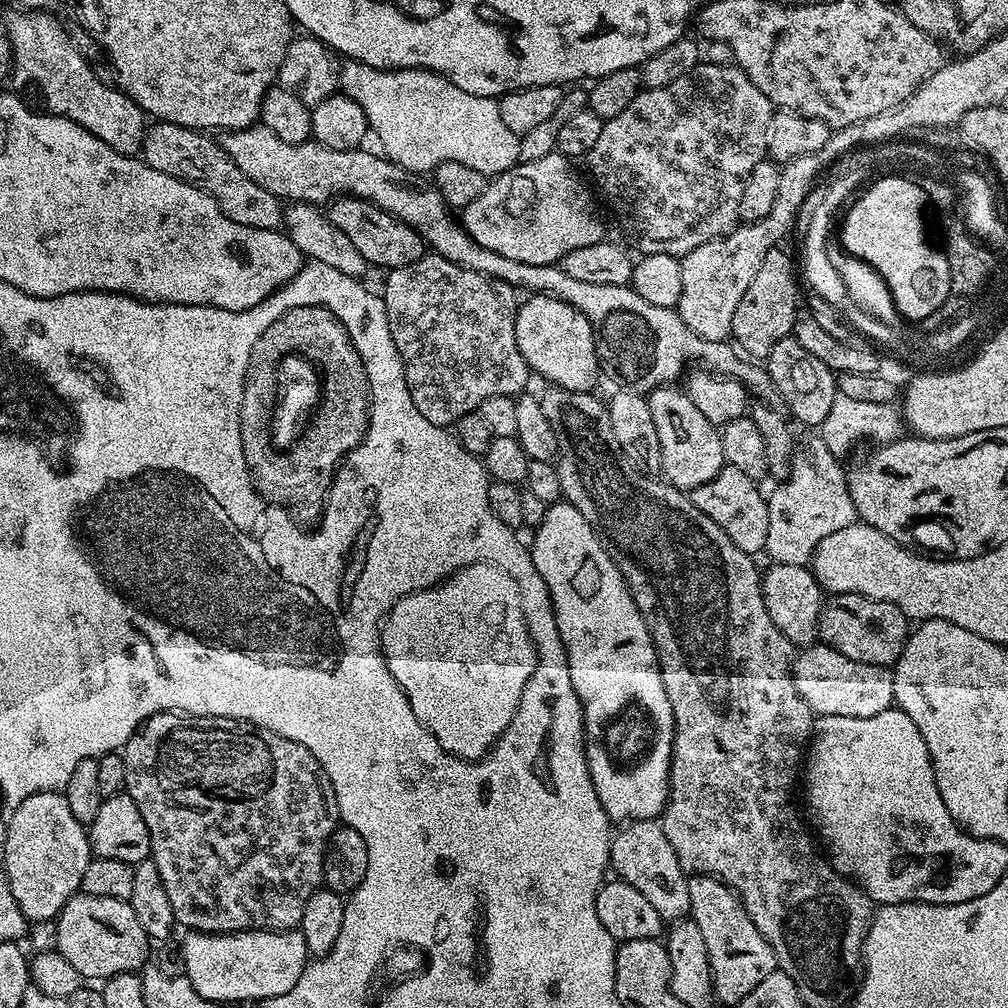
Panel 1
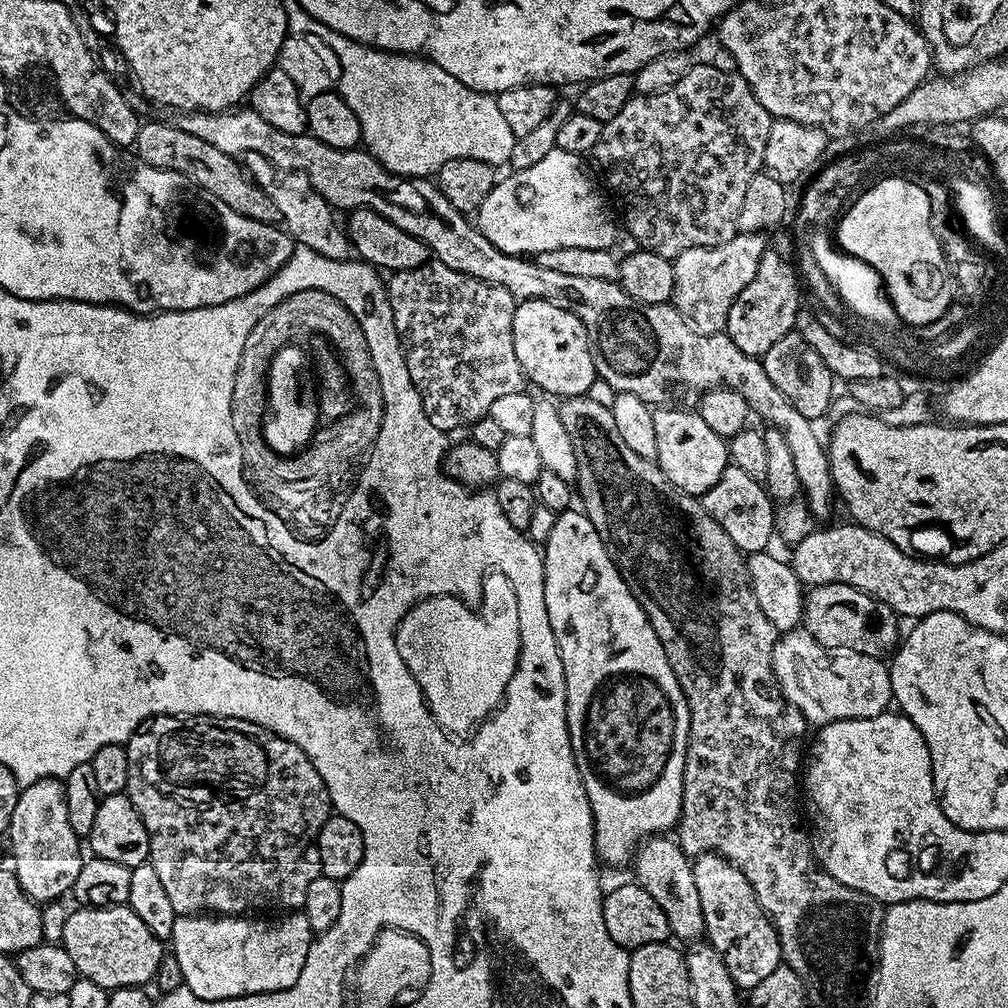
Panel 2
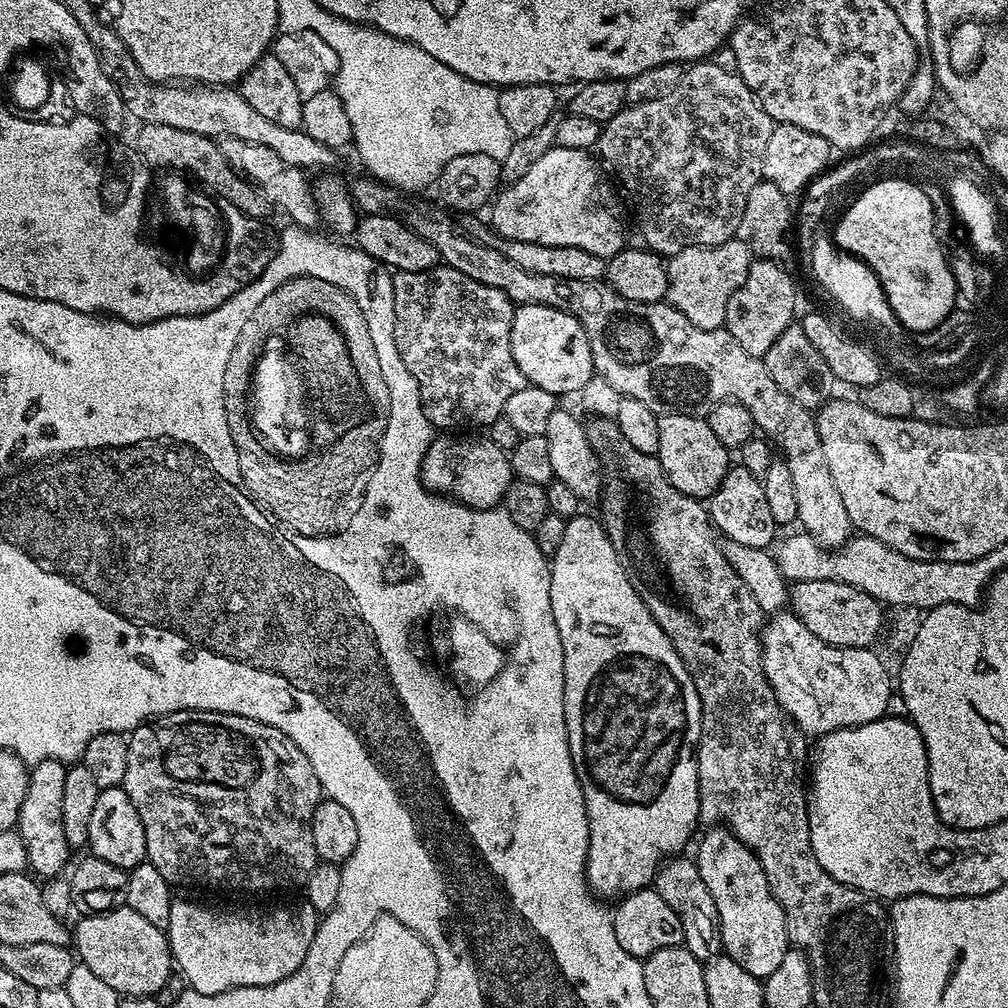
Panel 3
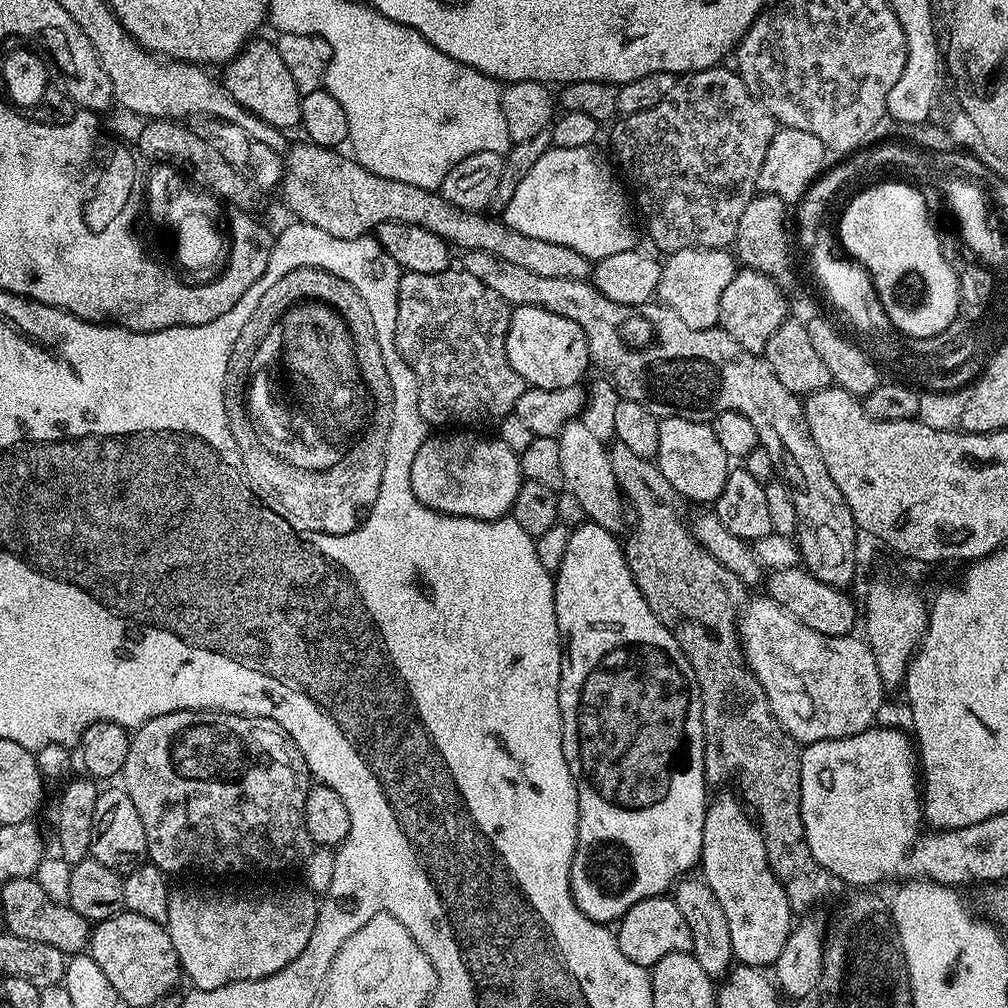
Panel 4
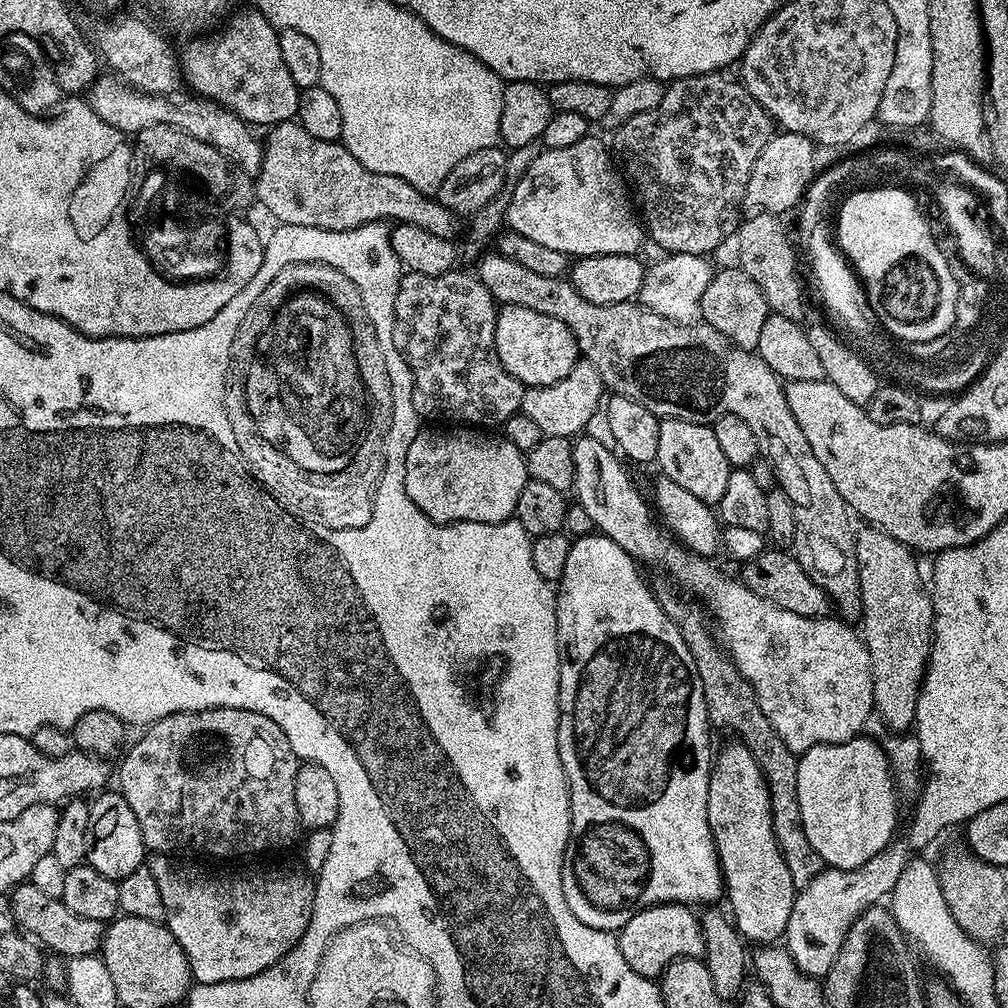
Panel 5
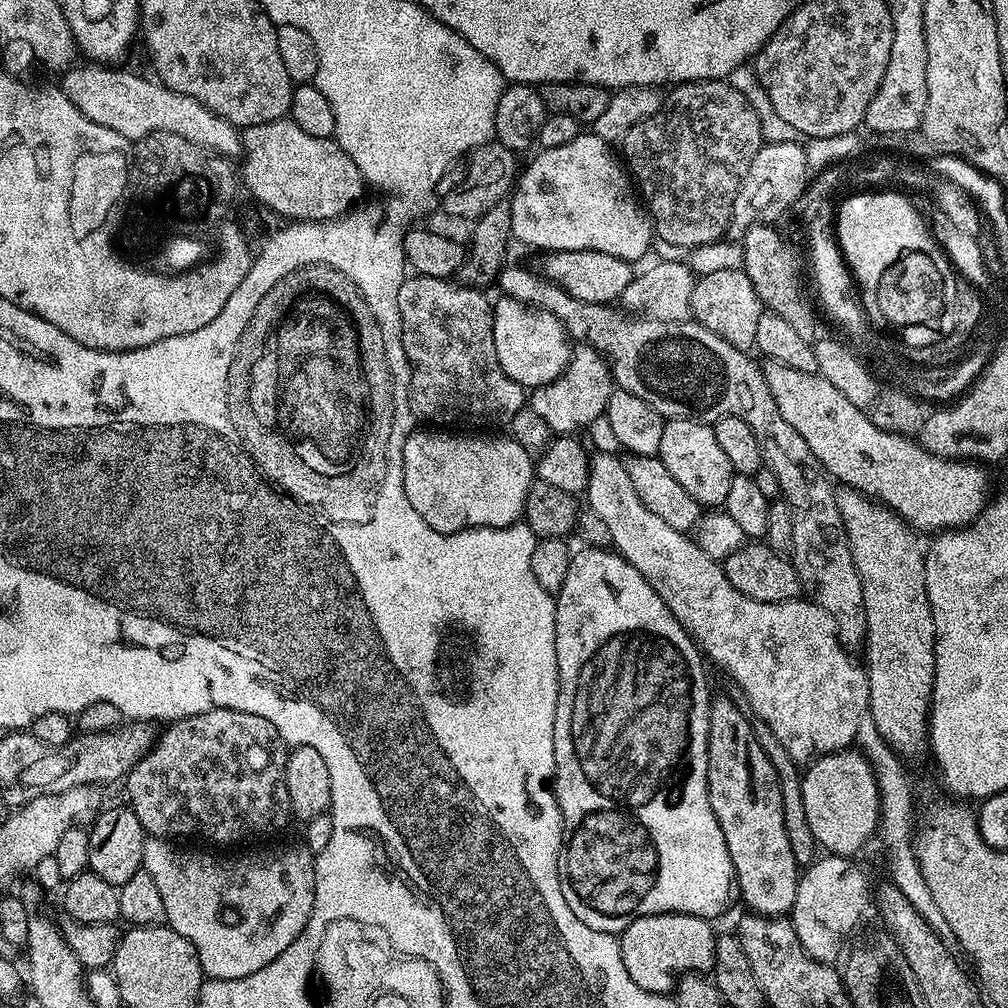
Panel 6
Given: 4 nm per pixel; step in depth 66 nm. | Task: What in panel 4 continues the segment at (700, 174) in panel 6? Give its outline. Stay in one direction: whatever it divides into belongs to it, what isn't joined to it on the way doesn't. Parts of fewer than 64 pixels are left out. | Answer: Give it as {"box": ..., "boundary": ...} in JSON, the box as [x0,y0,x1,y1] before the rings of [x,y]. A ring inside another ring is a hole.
{"box":[611,67,778,254],"boundary":[[[724,67],[681,75],[674,90],[658,106],[617,119],[611,125],[615,163],[618,168],[620,163],[619,171],[622,176],[624,171],[631,195],[636,195],[635,207],[638,212],[640,207],[644,215],[649,238],[664,254],[691,248],[727,249],[735,241],[738,218],[757,195],[758,170],[762,170],[766,150],[778,130],[776,120],[752,97],[739,71]]]}

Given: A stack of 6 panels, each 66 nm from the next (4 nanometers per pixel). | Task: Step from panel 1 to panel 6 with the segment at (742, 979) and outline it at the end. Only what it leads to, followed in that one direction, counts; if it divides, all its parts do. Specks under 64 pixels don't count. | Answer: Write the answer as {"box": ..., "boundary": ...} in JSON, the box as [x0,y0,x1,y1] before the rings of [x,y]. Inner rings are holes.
{"box":[708,696,798,918],"boundary":[[[720,696],[717,700],[715,697],[708,705],[708,797],[714,810],[714,818],[718,818],[718,826],[722,826],[726,850],[730,850],[730,862],[736,871],[734,884],[738,889],[738,896],[744,899],[744,904],[748,907],[745,909],[758,916],[780,918],[792,911],[798,865],[794,850],[790,850],[790,838],[786,838],[778,774],[766,750],[762,750],[762,746],[756,741],[753,721],[746,715],[745,709],[741,708],[728,696]]]}

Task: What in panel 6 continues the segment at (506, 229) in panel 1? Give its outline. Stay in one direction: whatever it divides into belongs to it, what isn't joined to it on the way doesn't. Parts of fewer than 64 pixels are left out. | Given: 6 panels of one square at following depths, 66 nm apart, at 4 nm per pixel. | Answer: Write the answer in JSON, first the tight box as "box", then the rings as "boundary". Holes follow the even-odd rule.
{"box":[510,130,654,262],"boundary":[[[588,130],[574,138],[574,142],[566,142],[566,146],[537,151],[528,169],[519,173],[510,192],[511,239],[516,242],[521,240],[532,248],[544,248],[545,253],[598,250],[629,262],[642,259],[654,241],[652,221],[634,191],[625,165],[618,159],[617,153],[615,156],[608,148],[611,148],[609,141],[598,138]]]}

